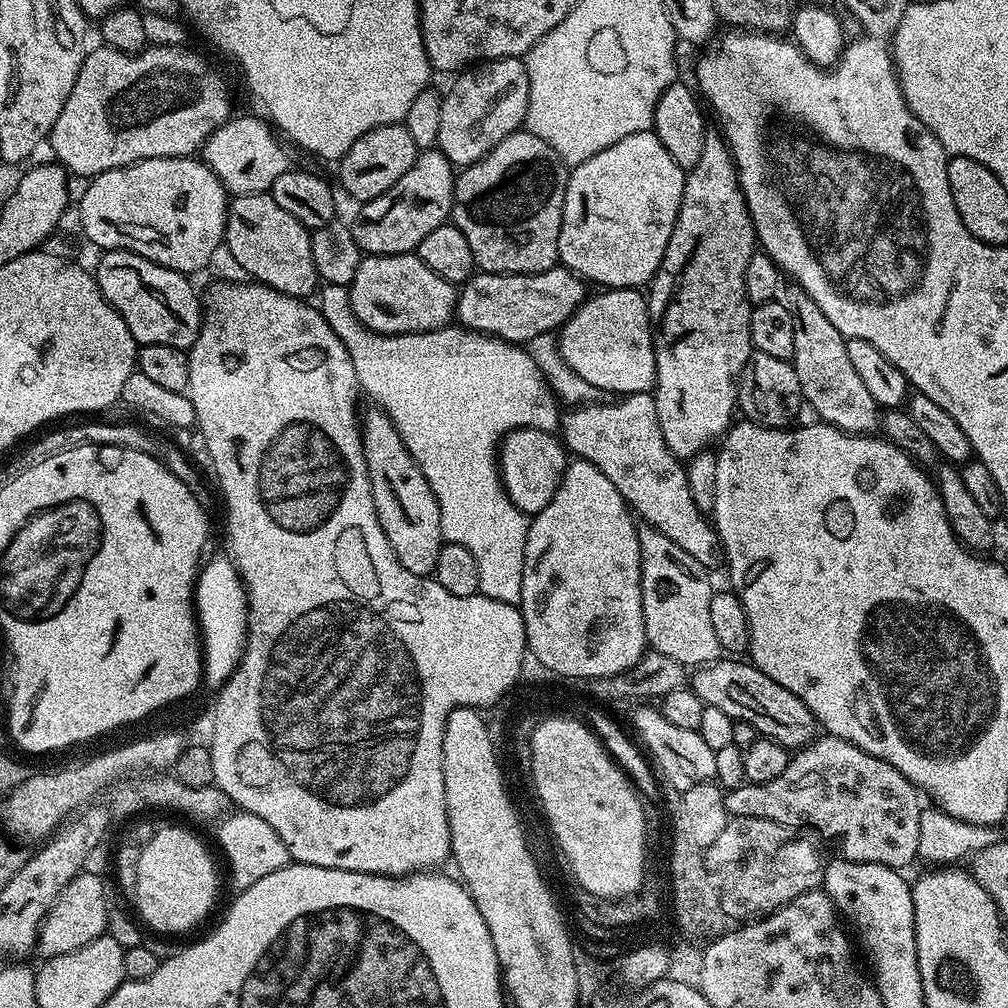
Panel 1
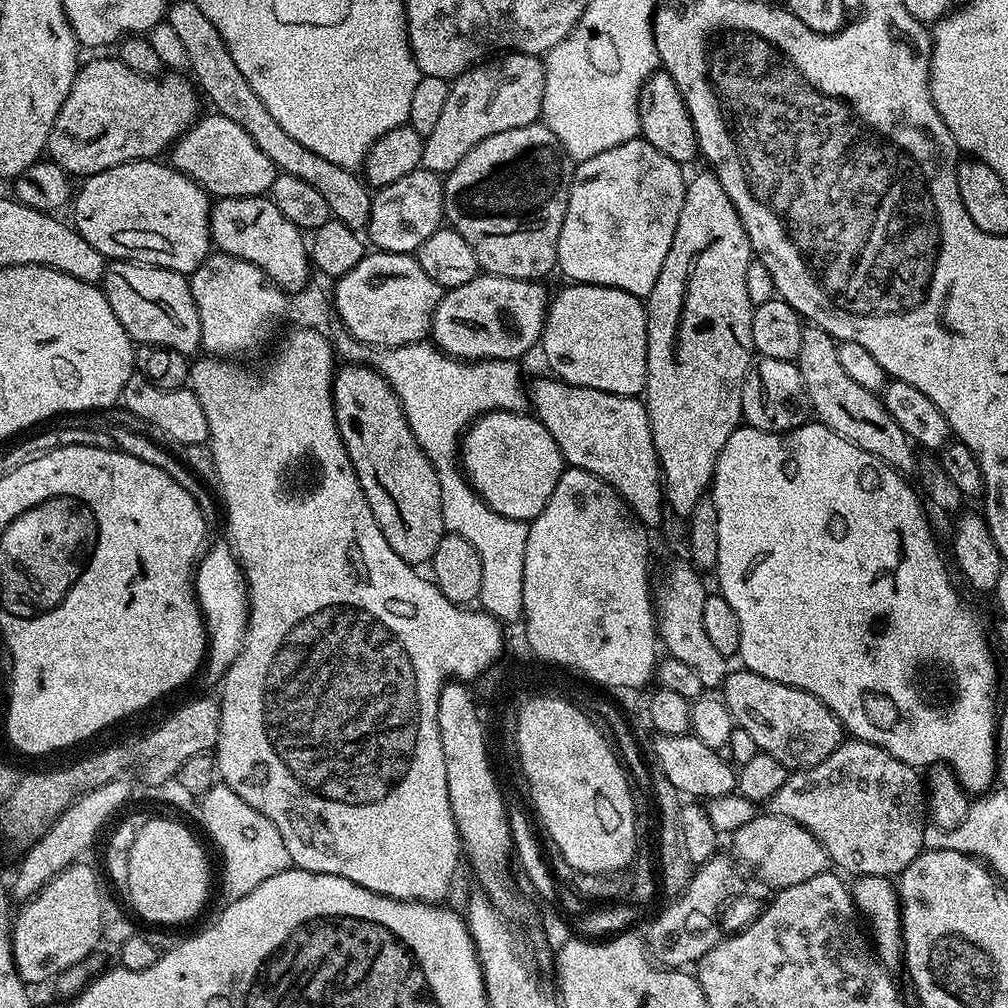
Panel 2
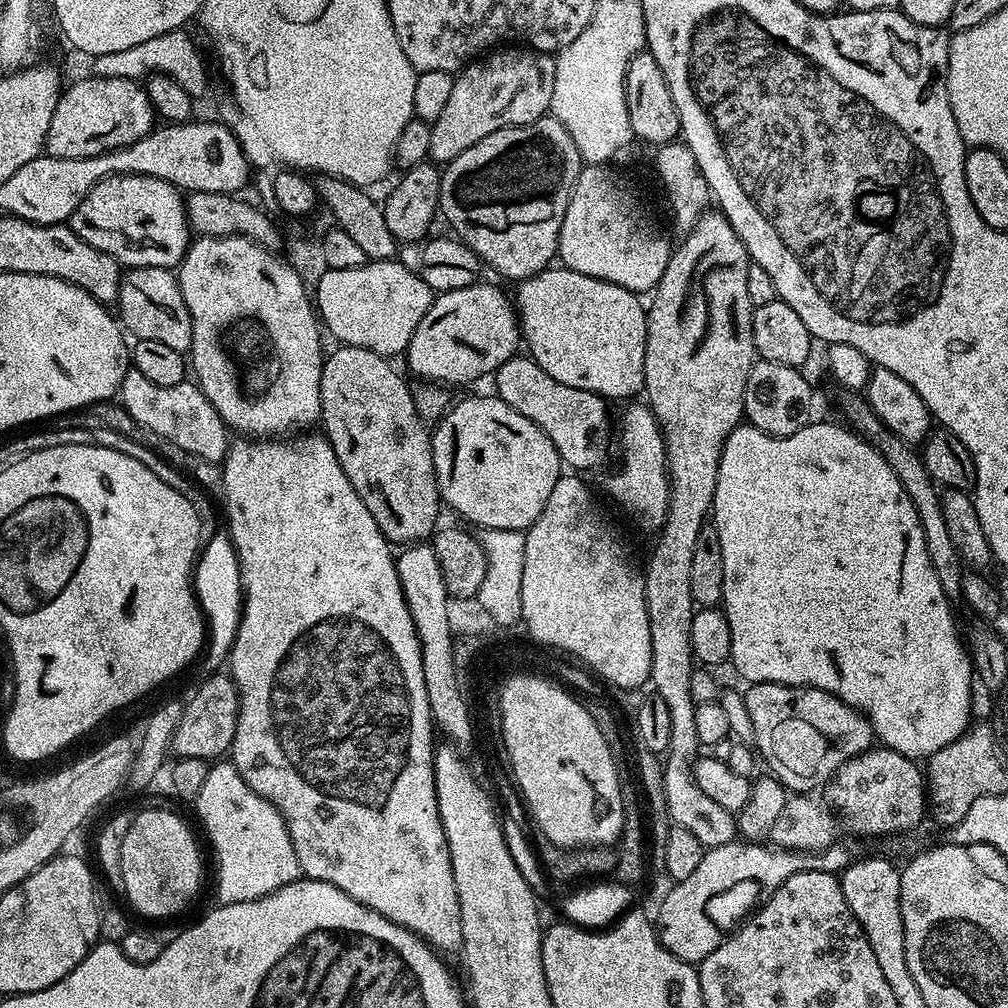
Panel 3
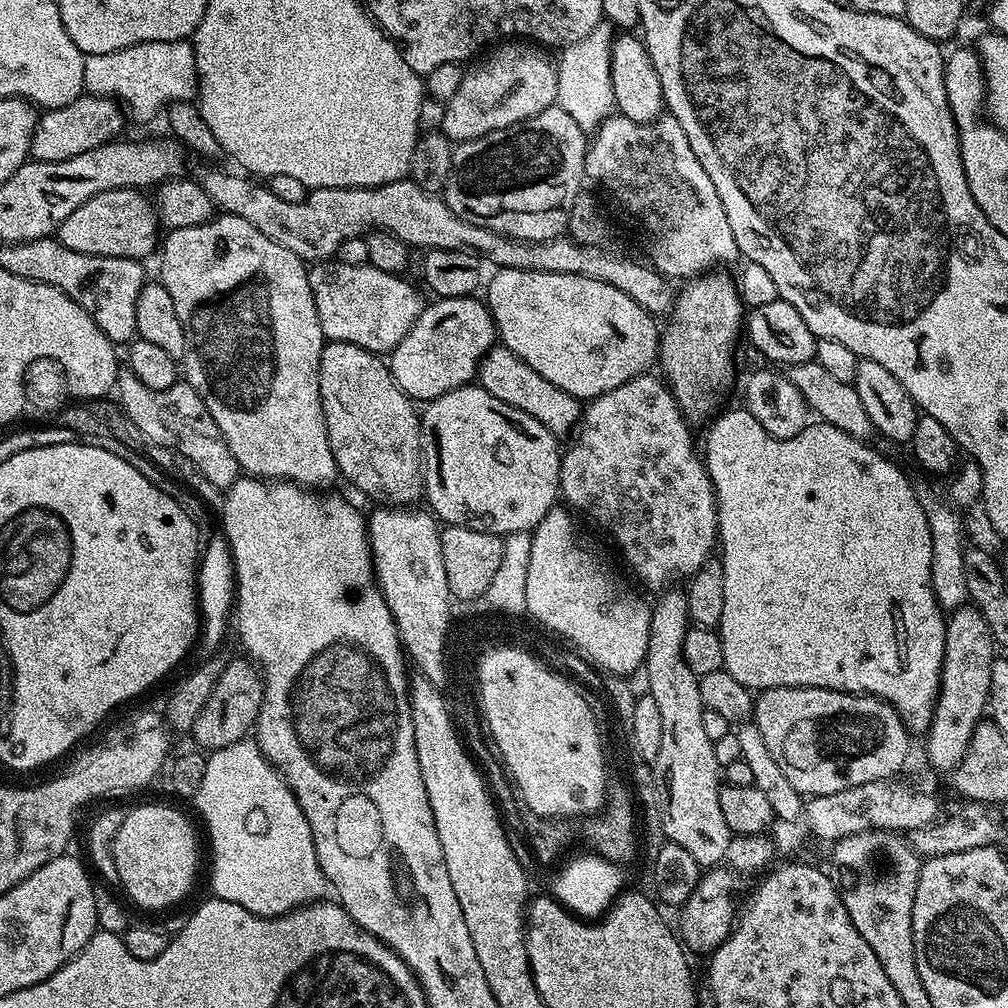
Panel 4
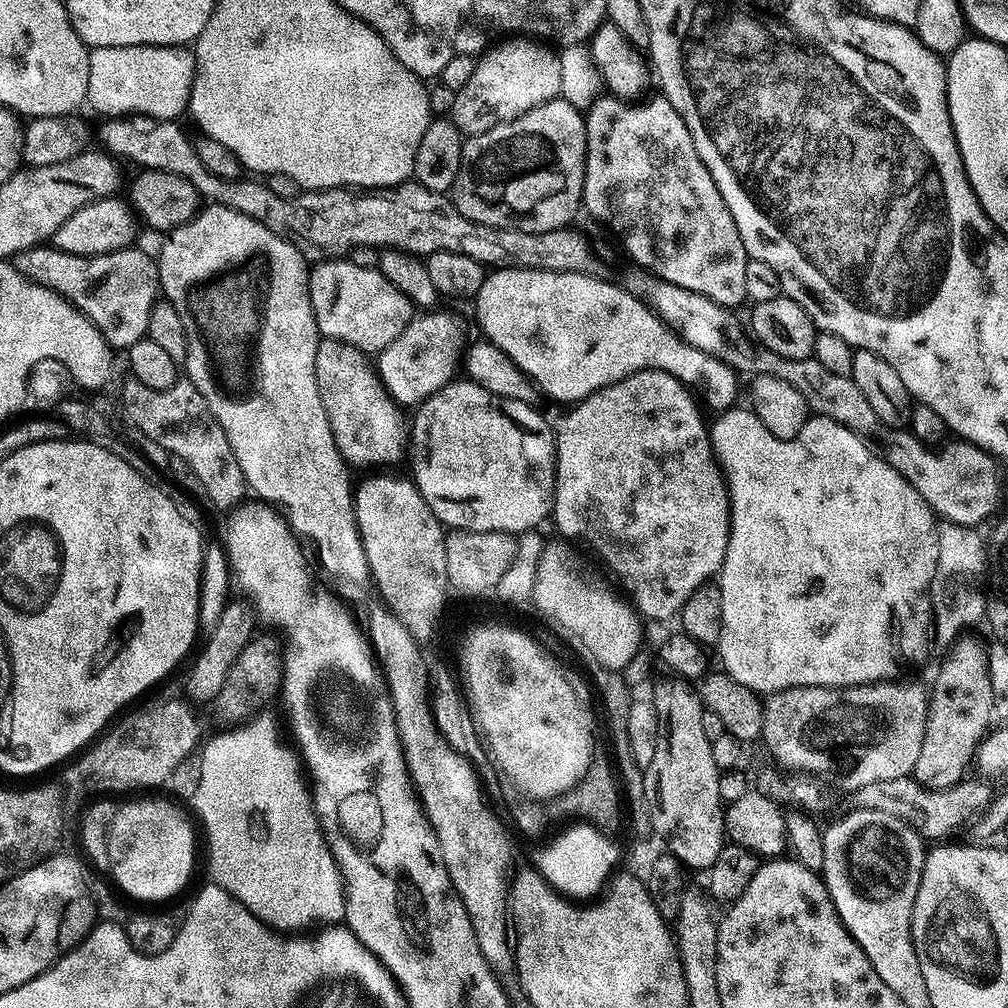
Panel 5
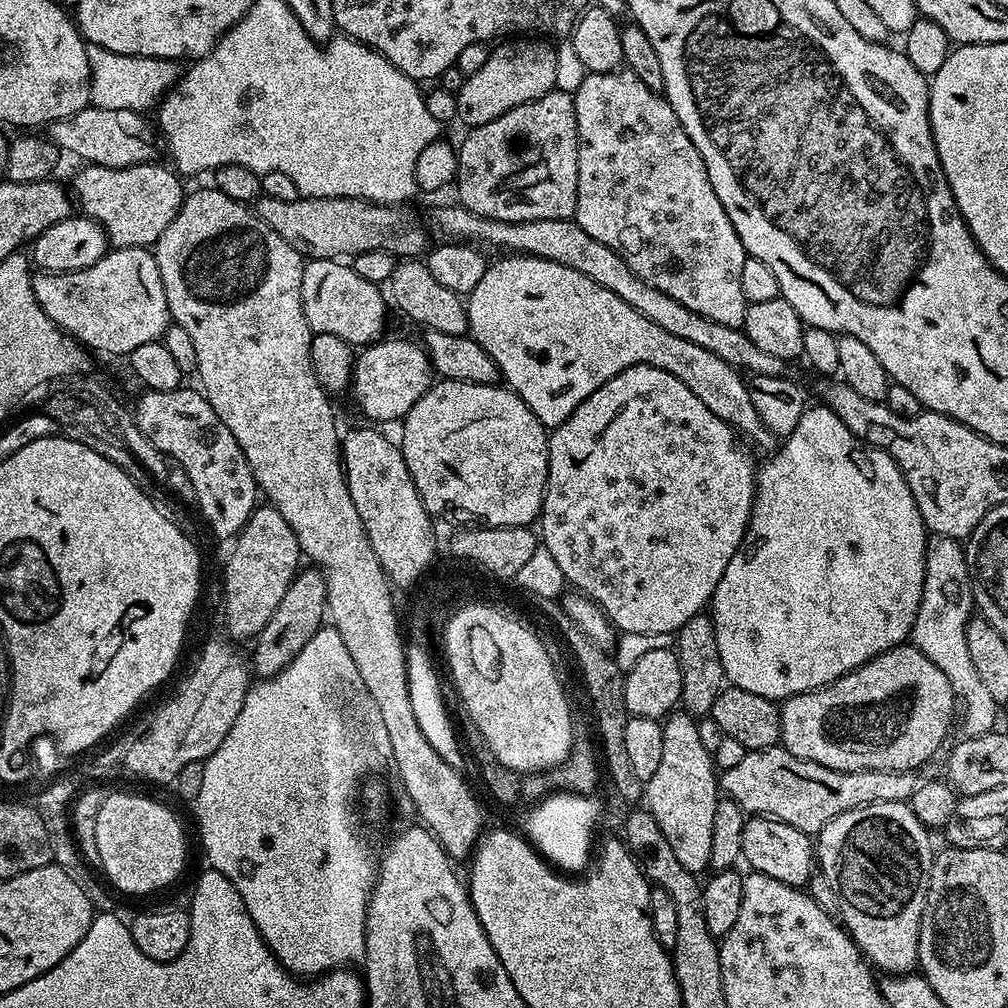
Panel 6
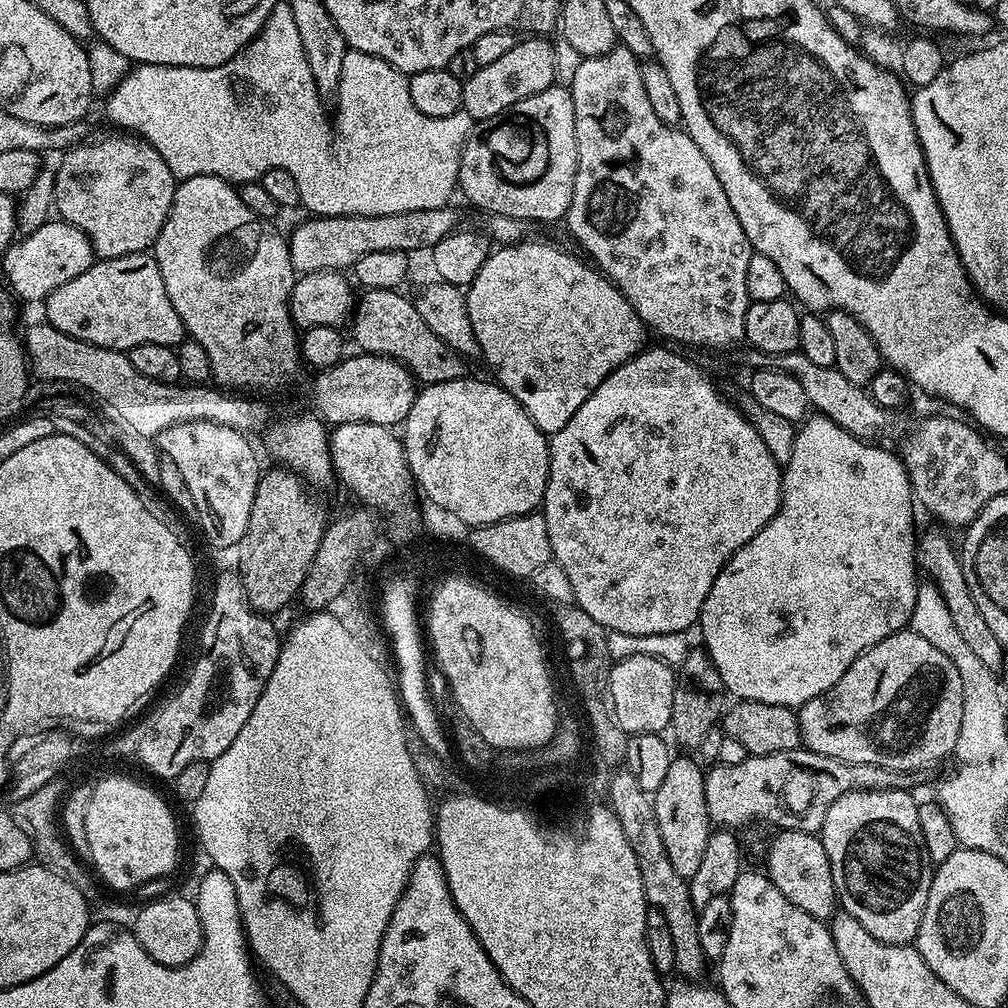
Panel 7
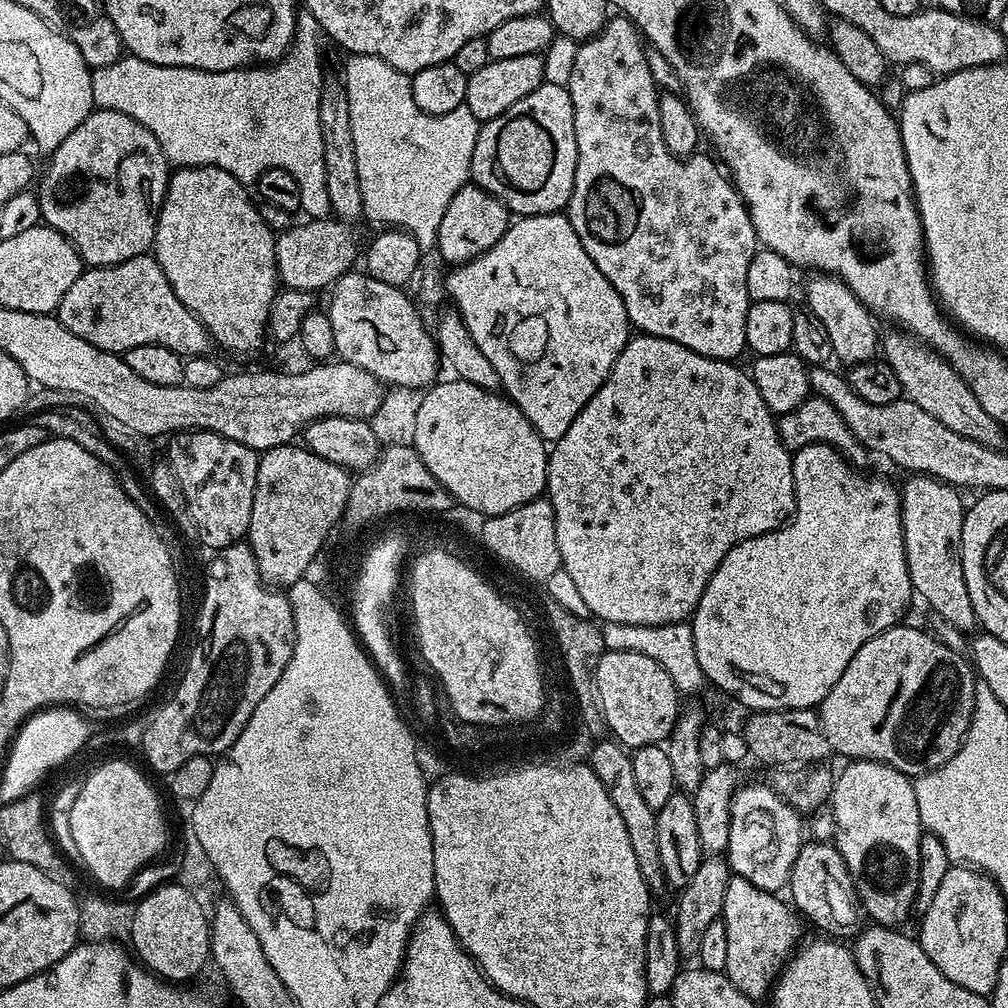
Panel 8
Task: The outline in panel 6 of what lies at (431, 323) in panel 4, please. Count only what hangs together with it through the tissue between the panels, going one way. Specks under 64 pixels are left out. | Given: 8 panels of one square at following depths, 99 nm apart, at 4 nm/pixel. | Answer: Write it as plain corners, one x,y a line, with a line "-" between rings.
381,339
363,349
355,357
352,370
351,391
356,391
360,408
372,420
403,421
414,402
422,398
434,383
434,369
427,351
412,340

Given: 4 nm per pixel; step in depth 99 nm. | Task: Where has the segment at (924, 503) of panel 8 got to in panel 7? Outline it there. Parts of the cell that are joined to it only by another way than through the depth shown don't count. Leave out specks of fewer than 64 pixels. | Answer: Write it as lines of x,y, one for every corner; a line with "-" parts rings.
928,532
919,537
916,546
916,563
919,571
924,572
929,581
936,585
938,591
941,592
942,601
945,602
946,608
950,610
953,616
954,627
962,634
963,641
966,642
968,649
975,653
979,661
989,669
999,673
1000,667
1004,664
1004,656
1006,650
1002,646
1002,642
998,642
998,637
994,635
994,630
990,630
986,618
982,618
982,610
978,610
978,602
974,602
974,598
970,594
970,586
966,586
966,578
964,577
964,565
960,559
960,553
957,545
952,545
948,541
949,533
944,532

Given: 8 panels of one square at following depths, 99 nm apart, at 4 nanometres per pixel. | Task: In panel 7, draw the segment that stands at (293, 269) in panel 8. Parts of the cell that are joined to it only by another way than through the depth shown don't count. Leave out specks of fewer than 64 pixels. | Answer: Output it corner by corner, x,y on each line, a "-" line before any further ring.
455,207
434,210
406,210
406,214
382,214
381,216
318,216
308,218
287,237
290,262
297,273
326,272
329,270
355,269
362,254
378,250
398,250
415,254
419,248
430,250
442,238
461,227

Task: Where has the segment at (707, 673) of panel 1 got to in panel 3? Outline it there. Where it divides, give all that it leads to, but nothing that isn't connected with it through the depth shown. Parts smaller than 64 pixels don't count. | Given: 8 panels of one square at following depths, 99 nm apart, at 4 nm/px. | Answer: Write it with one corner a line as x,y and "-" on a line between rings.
753,684
743,693
746,710
750,710
750,722
754,722
755,747
759,755
777,764
775,775
785,788
796,794
808,794
819,786
827,785
847,760
853,760
874,744
872,723
859,708
851,708
834,694
817,688
790,684

